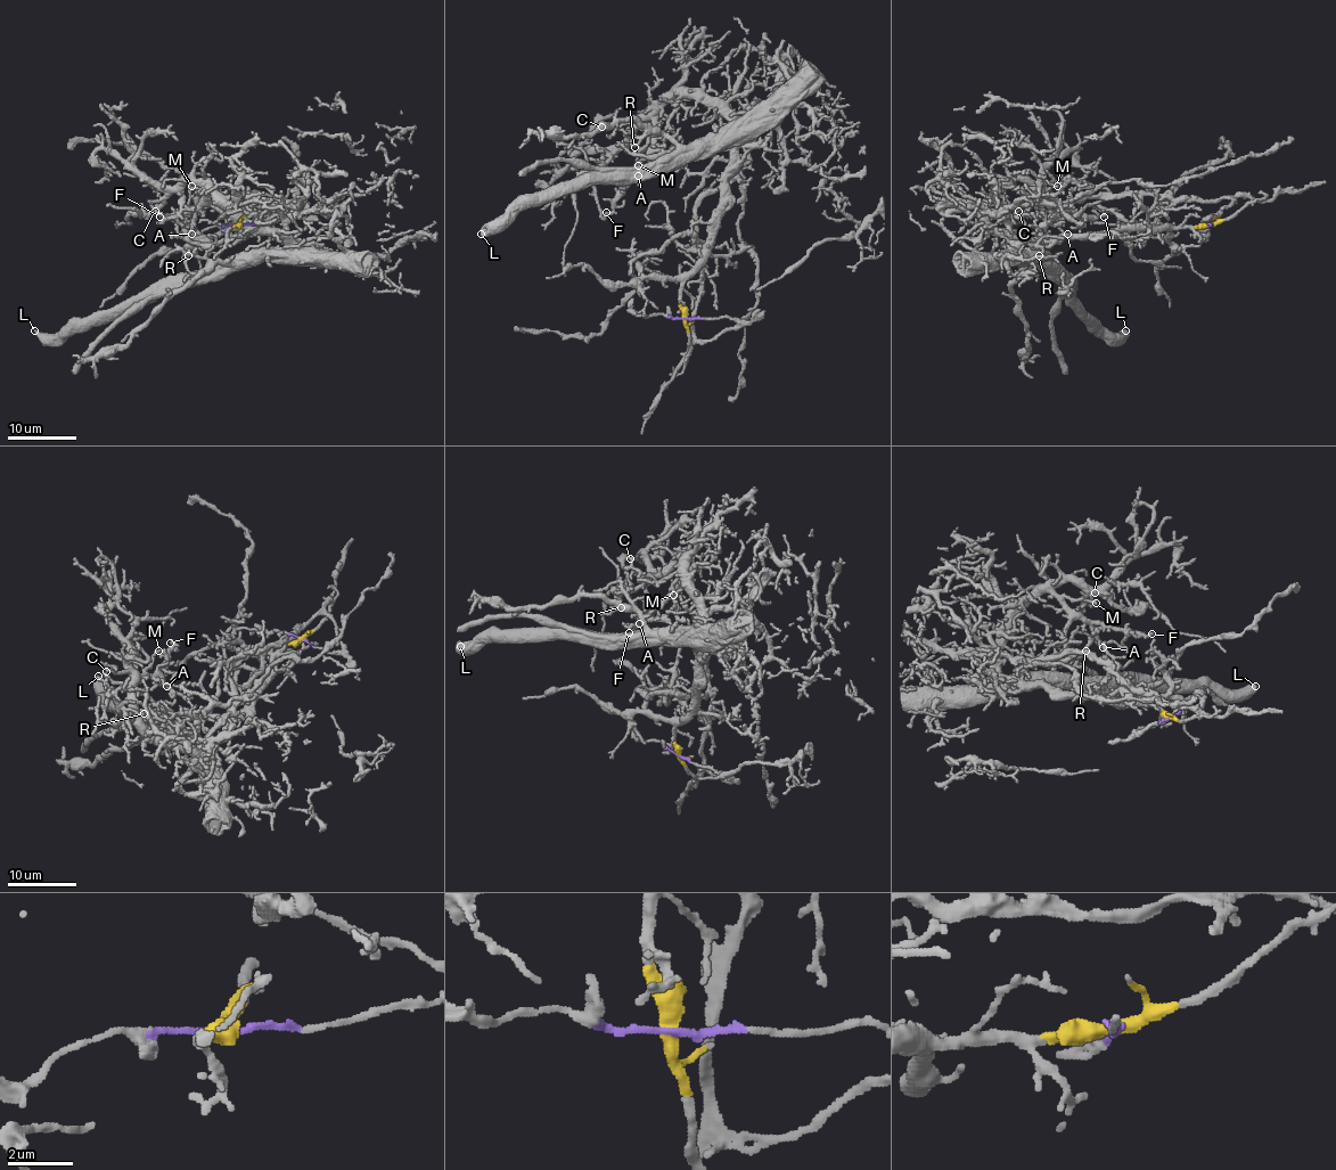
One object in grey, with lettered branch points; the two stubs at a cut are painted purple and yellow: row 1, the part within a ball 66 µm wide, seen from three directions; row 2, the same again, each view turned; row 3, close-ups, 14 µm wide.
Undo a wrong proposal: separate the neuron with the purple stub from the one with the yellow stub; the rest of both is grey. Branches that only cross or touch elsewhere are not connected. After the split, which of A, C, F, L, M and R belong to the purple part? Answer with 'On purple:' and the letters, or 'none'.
On purple: none

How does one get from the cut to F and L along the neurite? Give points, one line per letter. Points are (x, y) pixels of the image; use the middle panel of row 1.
F: (685, 319), (681, 283), (704, 259), (738, 131), (702, 101), (671, 98), (652, 117), (652, 149), (605, 212)
L: (685, 319), (681, 283), (704, 259), (736, 125), (650, 163), (588, 174), (557, 193), (518, 202), (481, 235)

